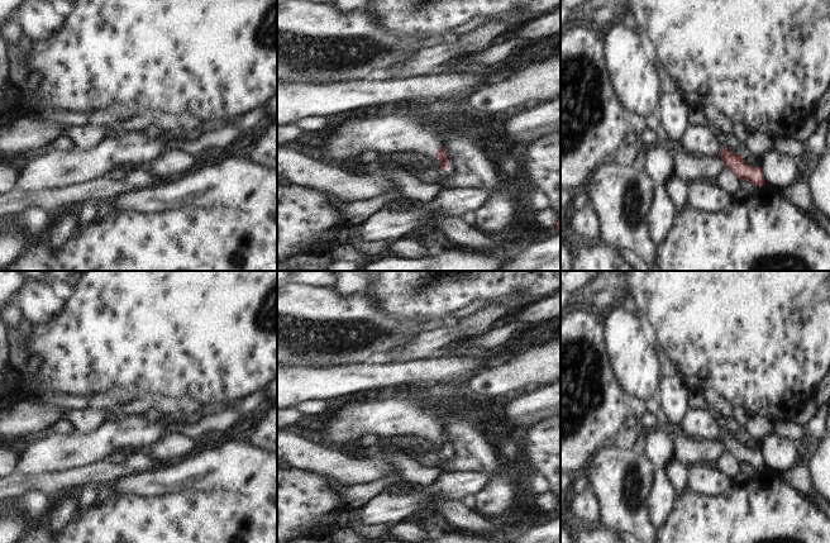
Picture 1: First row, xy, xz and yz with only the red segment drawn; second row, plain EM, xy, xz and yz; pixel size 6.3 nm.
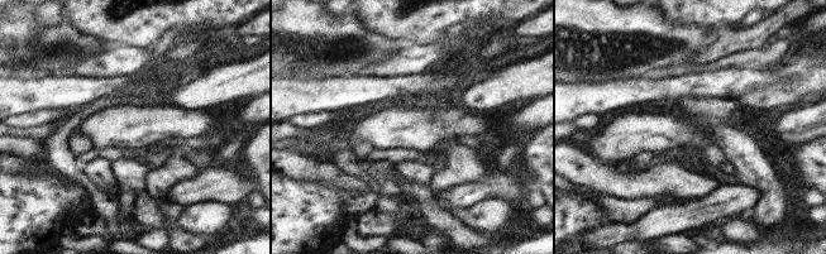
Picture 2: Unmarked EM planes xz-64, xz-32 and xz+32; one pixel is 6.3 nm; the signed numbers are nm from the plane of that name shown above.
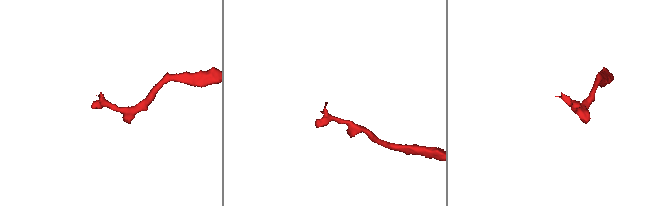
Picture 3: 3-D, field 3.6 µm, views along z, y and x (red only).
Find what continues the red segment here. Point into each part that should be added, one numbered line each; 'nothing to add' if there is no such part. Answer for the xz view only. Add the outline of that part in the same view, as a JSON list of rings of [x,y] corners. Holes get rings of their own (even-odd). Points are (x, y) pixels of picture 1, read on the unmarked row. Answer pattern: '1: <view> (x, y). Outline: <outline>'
1: xz (400, 415). Outline: [[[393,396],[371,403],[352,403],[338,408],[316,424],[321,433],[319,443],[326,447],[358,440],[366,433],[377,437],[419,435],[437,443],[447,419],[478,421],[485,415],[481,404],[454,397],[447,404],[428,399]]]

